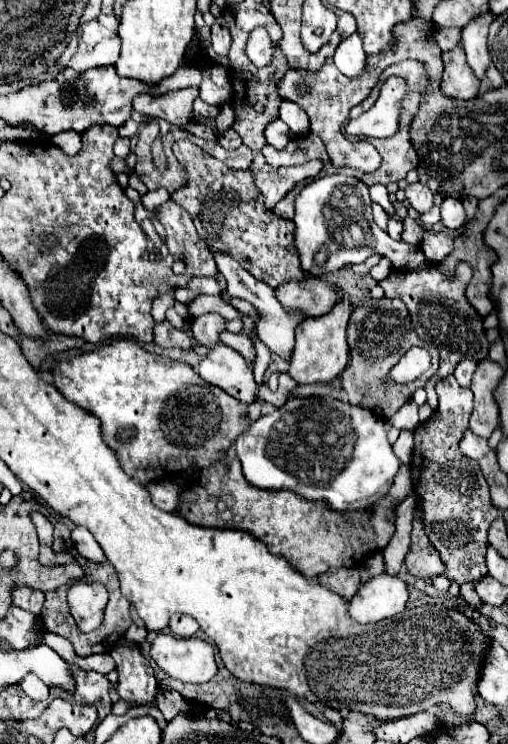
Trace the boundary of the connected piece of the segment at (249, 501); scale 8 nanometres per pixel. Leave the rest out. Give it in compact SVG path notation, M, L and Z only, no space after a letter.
M224 457L208 469L200 471L200 477L184 487L180 493L178 515L200 527L218 529L242 529L262 541L270 553L286 557L288 563L308 579L328 573L338 567L358 567L368 553L382 551L394 535L394 505L400 503L412 491L410 469L402 465L394 477L390 495L376 503L372 511L340 513L332 511L320 501L306 501L292 491L256 489L244 479L238 457Z

